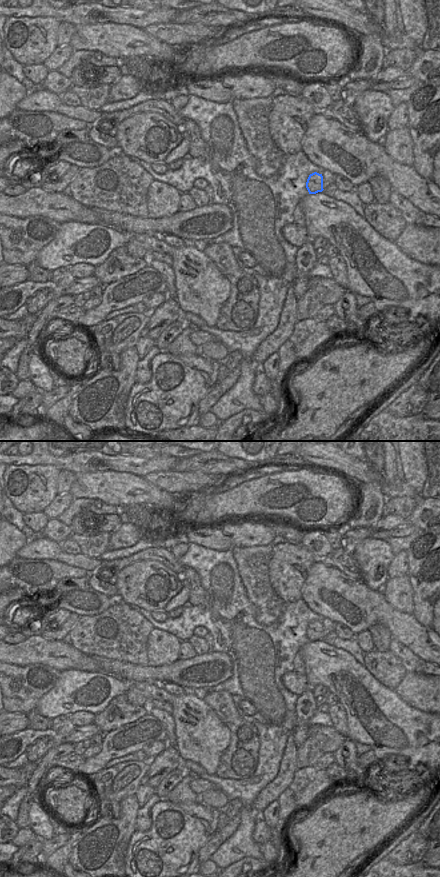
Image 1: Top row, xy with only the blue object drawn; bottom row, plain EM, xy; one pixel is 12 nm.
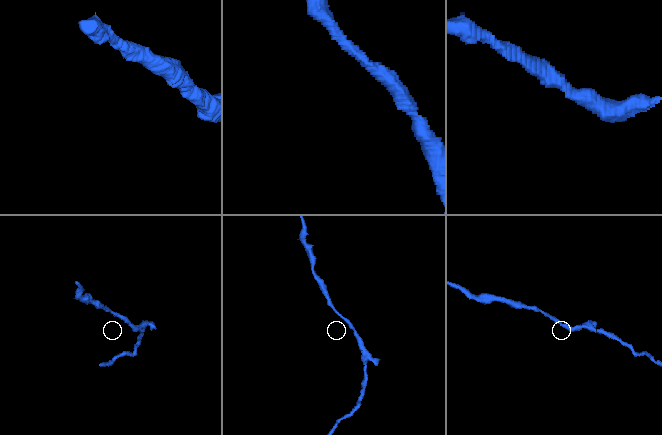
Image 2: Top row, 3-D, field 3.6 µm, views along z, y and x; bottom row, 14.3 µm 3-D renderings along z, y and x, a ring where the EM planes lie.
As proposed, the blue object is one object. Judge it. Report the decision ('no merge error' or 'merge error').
no merge error

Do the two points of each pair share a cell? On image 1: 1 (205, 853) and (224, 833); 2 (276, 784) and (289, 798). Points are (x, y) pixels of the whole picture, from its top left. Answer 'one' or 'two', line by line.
1: one
2: two

